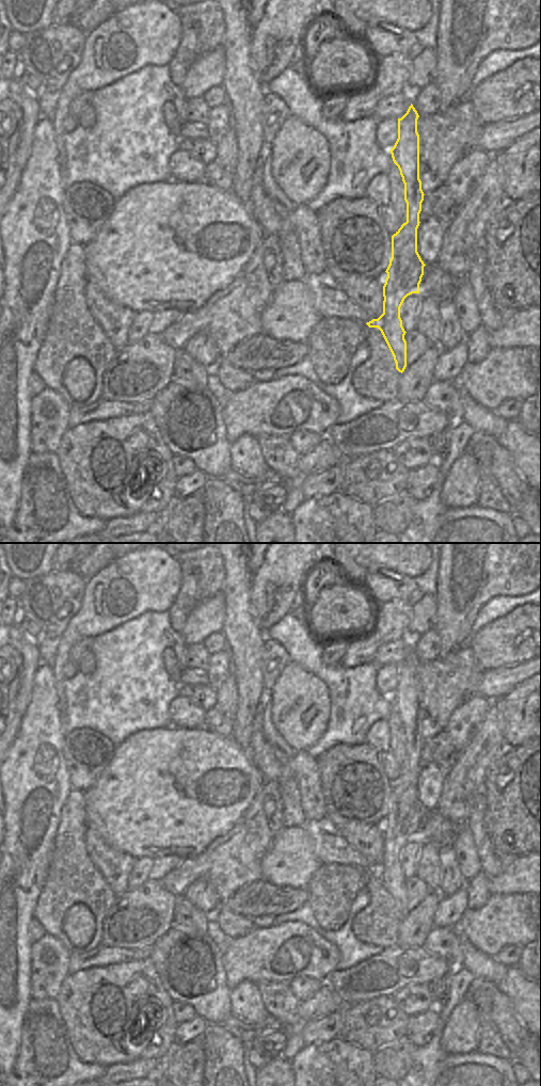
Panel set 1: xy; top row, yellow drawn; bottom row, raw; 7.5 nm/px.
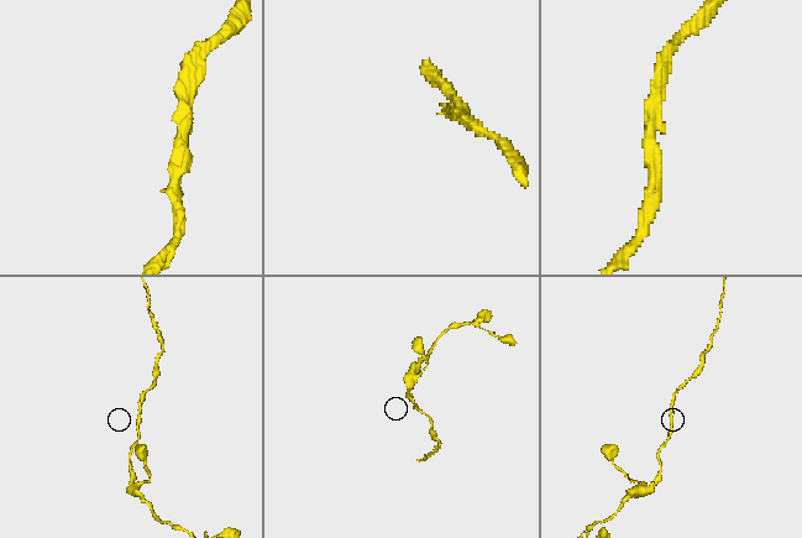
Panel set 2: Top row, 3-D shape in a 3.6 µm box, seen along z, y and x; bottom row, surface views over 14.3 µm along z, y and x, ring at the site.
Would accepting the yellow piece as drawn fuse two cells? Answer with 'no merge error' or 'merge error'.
no merge error

